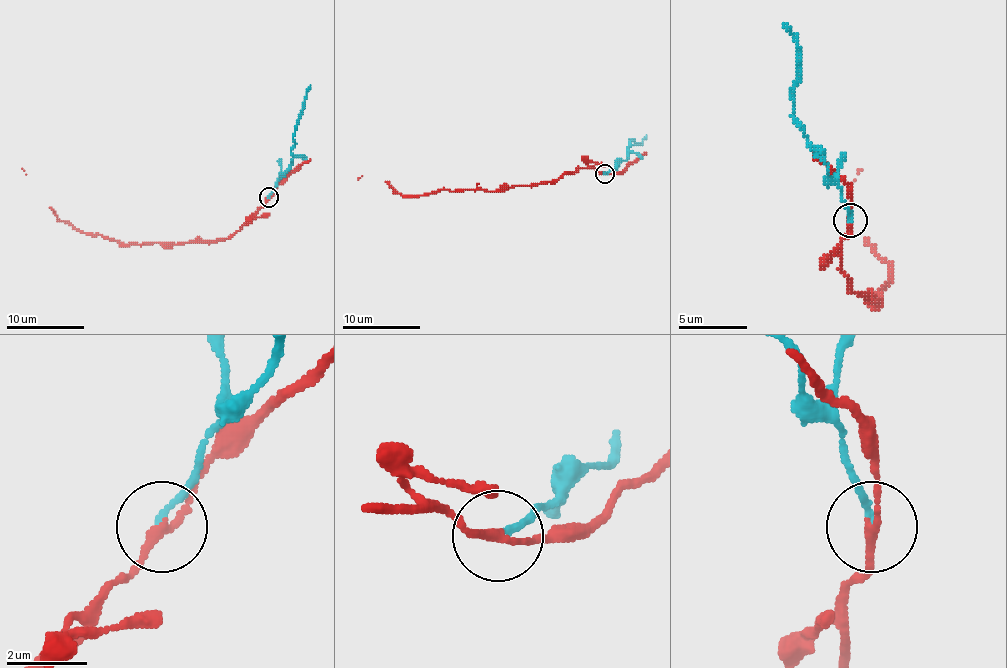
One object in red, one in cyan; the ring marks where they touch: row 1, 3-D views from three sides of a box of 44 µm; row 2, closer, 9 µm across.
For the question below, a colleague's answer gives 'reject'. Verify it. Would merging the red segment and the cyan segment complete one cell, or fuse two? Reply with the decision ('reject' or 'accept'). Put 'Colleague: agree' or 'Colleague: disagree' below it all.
reject
Colleague: agree

